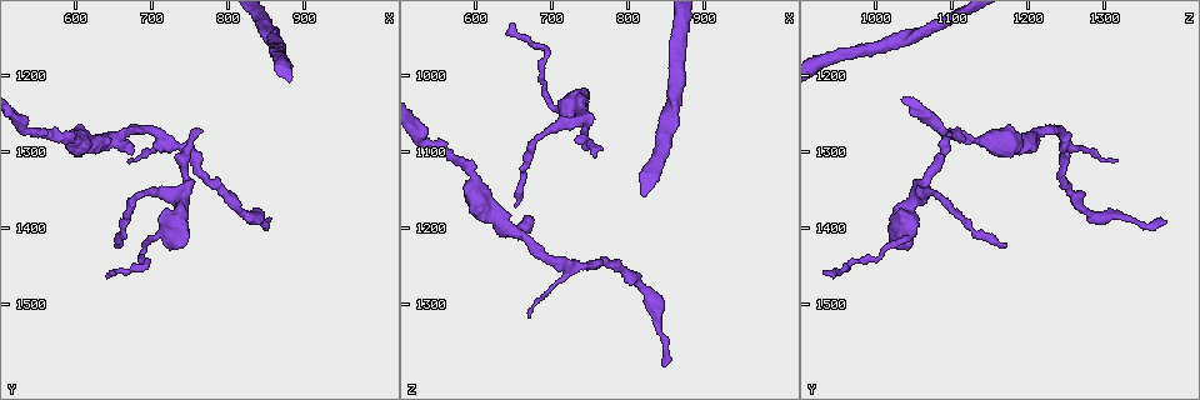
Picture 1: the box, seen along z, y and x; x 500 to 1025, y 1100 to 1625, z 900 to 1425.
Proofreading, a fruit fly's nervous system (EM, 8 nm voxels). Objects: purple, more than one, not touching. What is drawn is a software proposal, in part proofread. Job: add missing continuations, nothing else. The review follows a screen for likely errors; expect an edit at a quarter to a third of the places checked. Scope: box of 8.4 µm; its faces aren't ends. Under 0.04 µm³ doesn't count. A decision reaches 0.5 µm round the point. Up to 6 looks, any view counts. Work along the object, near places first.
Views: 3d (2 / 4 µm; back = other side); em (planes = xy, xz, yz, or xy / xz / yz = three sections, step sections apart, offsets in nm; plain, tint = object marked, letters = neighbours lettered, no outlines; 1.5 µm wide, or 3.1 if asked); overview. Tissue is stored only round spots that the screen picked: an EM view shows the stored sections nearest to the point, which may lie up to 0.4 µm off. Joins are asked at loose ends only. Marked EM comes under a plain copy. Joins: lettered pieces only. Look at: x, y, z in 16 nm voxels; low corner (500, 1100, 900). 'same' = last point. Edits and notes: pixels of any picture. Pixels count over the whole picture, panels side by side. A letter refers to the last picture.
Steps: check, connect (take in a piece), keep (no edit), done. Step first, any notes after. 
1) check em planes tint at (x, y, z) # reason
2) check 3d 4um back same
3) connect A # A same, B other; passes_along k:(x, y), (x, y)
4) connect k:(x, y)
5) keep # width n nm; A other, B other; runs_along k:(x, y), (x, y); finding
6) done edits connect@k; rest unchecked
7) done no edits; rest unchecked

check em xz step 4 letters at (670, 1310, 1315) # thin end

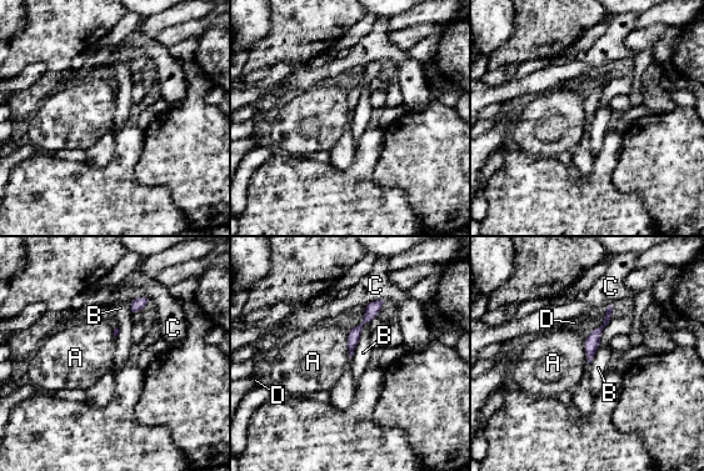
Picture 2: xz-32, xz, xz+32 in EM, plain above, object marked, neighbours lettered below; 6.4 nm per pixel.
keep # A other, B other, C other, D other; runs_along 2:(379, 302), (354, 334), (352, 349); none of them fits

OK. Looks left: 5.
check 3d 2um back at (670, 1300, 1185) # branch stops here

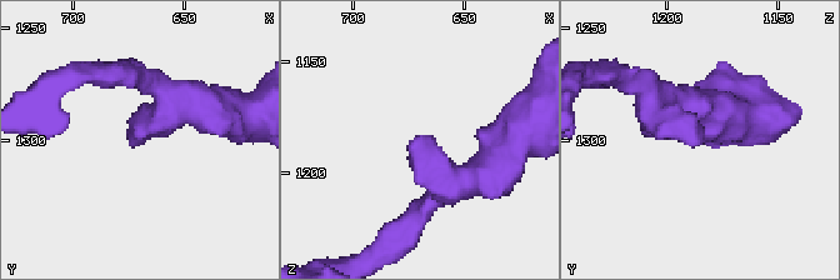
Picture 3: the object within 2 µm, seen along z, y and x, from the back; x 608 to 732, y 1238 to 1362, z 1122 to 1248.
check em xy step 4 tint at (673, 1300, 1184)

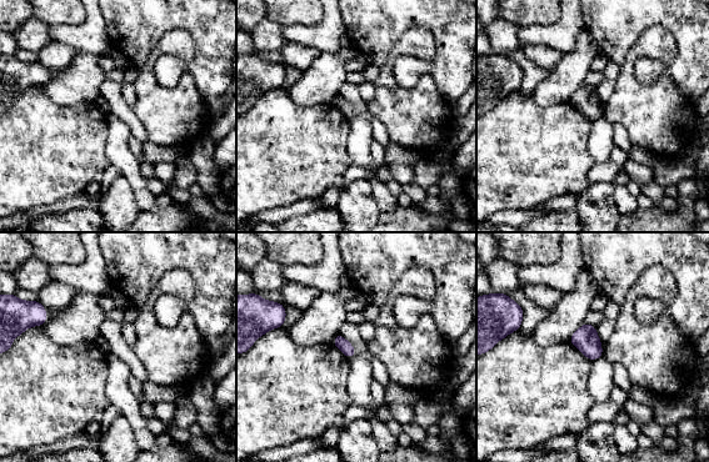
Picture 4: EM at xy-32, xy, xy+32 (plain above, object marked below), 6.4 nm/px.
check em planes letters same # another direction

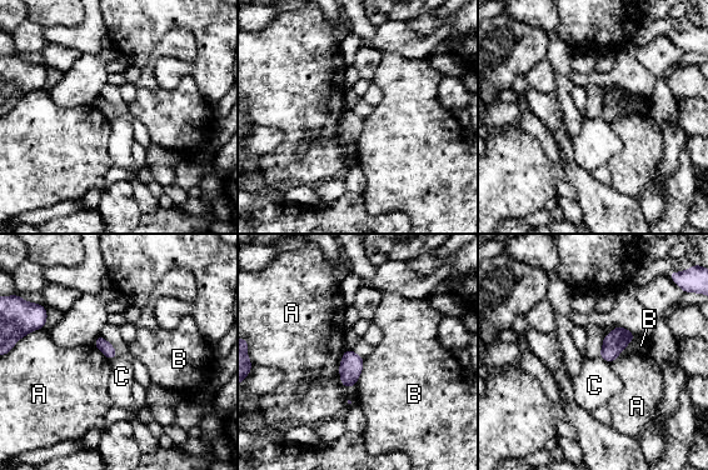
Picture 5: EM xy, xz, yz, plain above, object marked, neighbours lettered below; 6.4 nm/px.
keep # A other, B other, C other; border 5:(599, 356), (608, 363); none of them fits

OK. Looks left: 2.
check em 3.1um xy step 16 tint at (765, 1270, 1095) # branch stops here

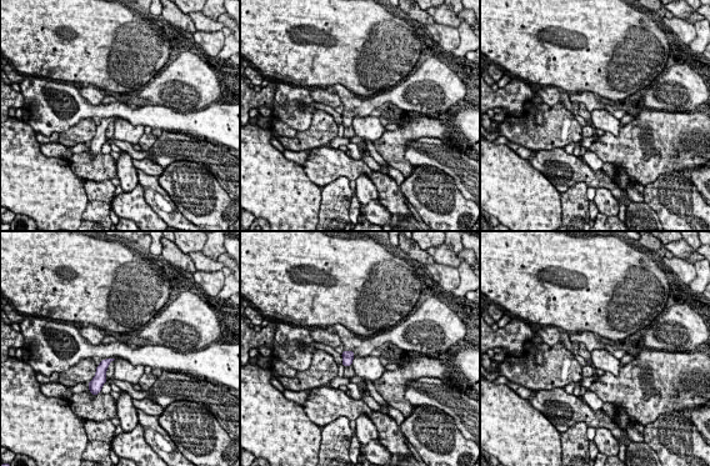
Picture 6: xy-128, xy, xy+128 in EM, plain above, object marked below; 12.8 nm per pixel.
check em 3.1um planes letters same # another direction

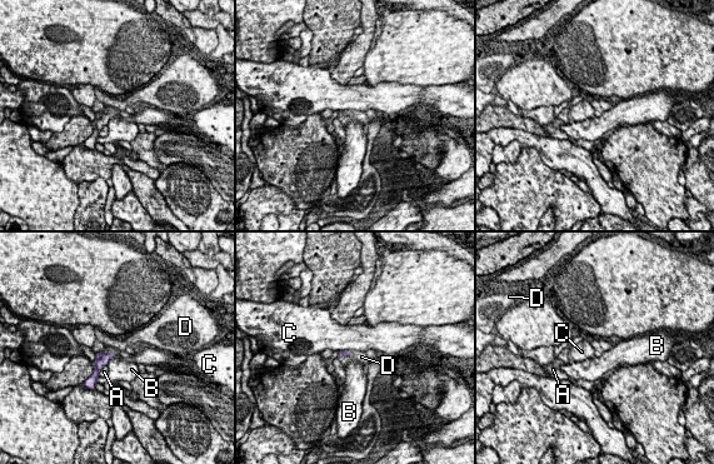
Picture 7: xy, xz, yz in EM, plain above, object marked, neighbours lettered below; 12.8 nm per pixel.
connect D # A other, B other, C other, D same; passes_along 7:(343, 353), (345, 355), (362, 357); the neuron continues

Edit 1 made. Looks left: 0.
done edits connect@7; rest unchecked

